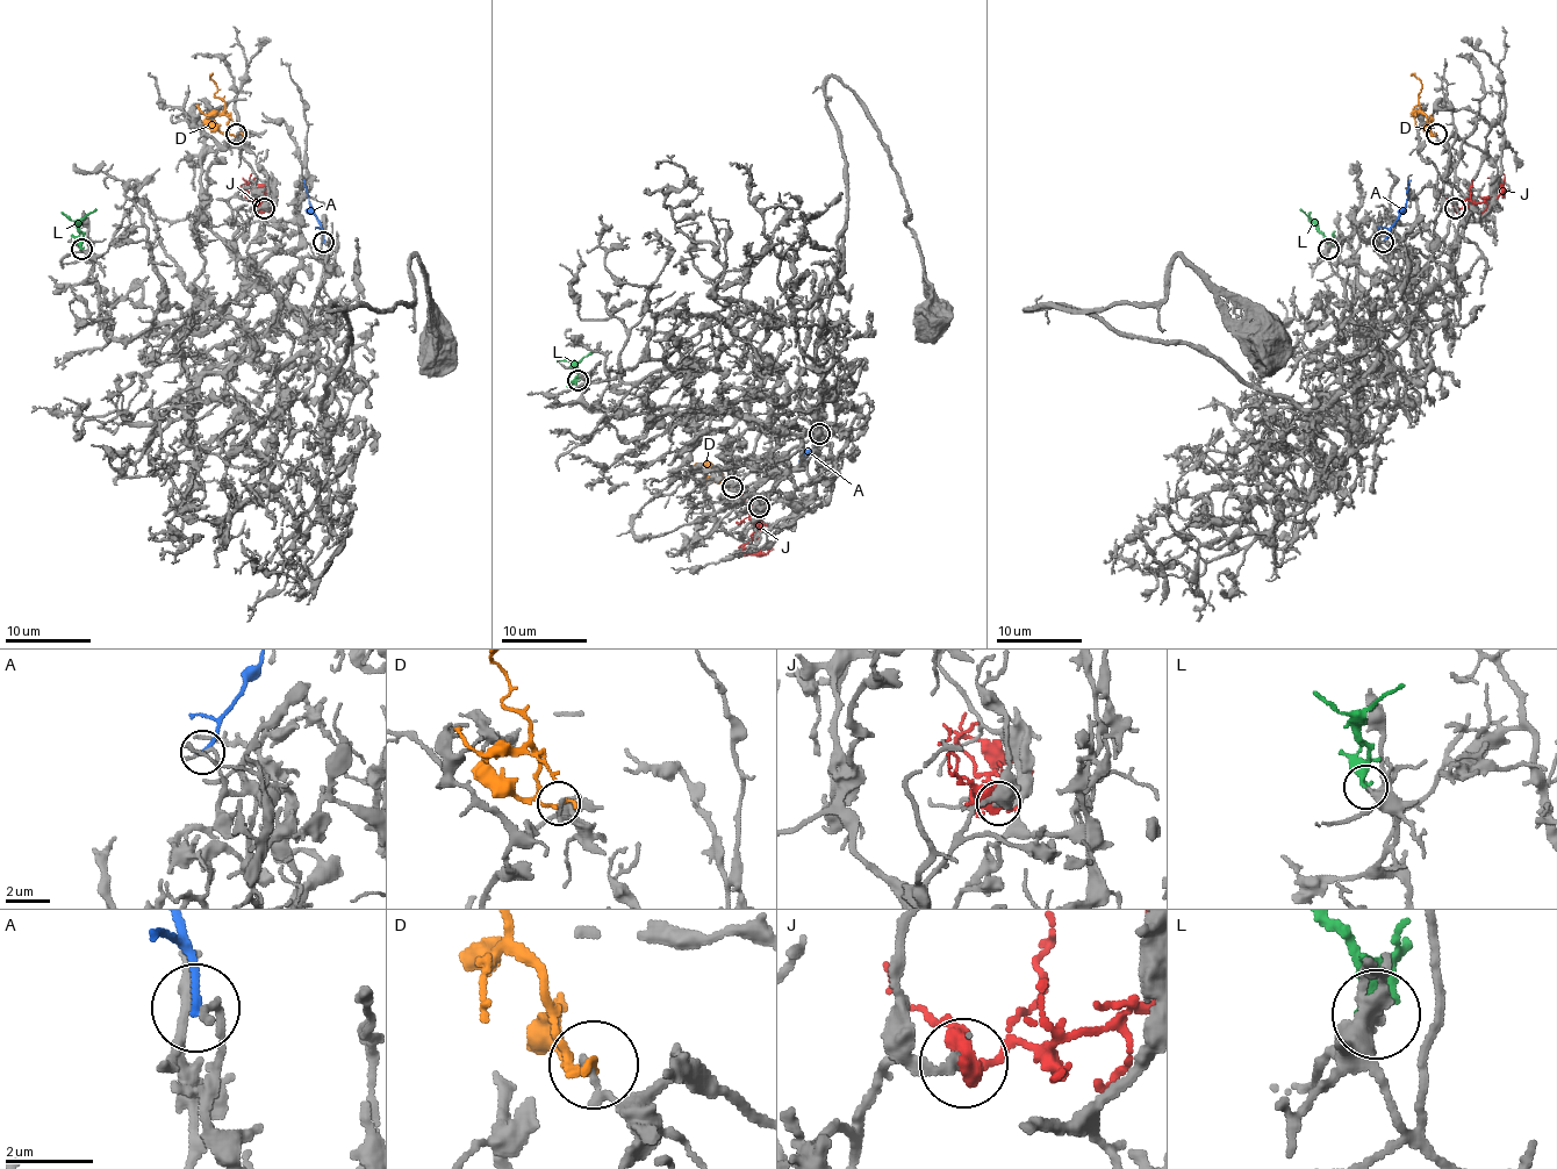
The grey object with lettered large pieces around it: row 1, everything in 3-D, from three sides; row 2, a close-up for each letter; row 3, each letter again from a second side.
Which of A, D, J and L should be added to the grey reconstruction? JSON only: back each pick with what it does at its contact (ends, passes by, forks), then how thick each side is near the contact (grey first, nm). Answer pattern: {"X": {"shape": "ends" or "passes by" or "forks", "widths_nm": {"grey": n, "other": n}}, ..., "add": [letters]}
{"add": []}

